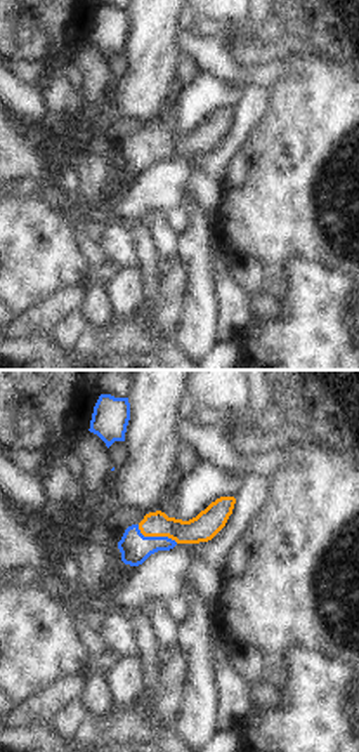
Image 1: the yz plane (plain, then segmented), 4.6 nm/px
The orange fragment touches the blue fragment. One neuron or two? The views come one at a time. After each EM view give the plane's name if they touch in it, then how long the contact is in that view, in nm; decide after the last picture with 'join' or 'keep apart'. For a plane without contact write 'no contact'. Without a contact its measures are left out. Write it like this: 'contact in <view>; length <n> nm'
contact in yz; length 200 nm

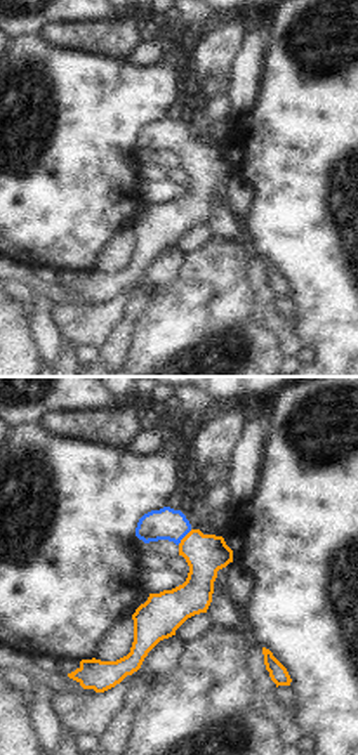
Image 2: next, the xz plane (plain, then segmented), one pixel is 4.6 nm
contact in xz; length 100 nm

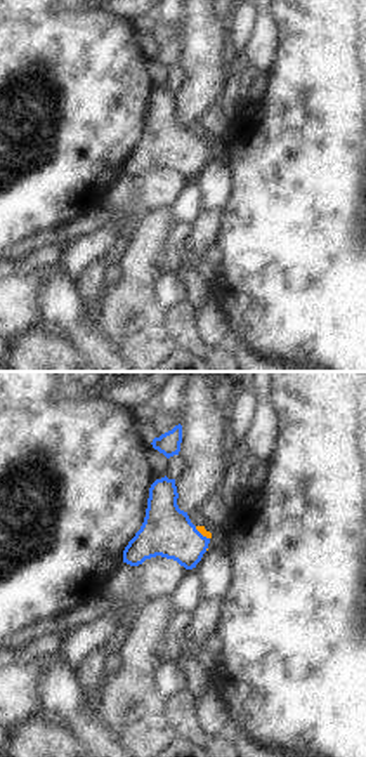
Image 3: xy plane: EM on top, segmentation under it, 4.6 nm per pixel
contact in xy; length 90 nm

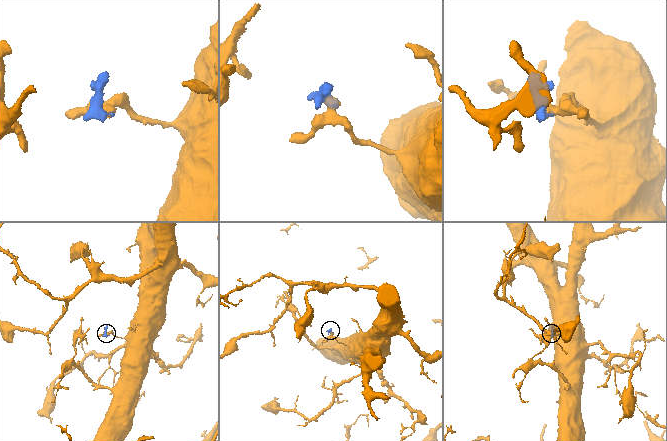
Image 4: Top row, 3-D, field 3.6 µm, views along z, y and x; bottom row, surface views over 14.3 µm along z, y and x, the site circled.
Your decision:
join

